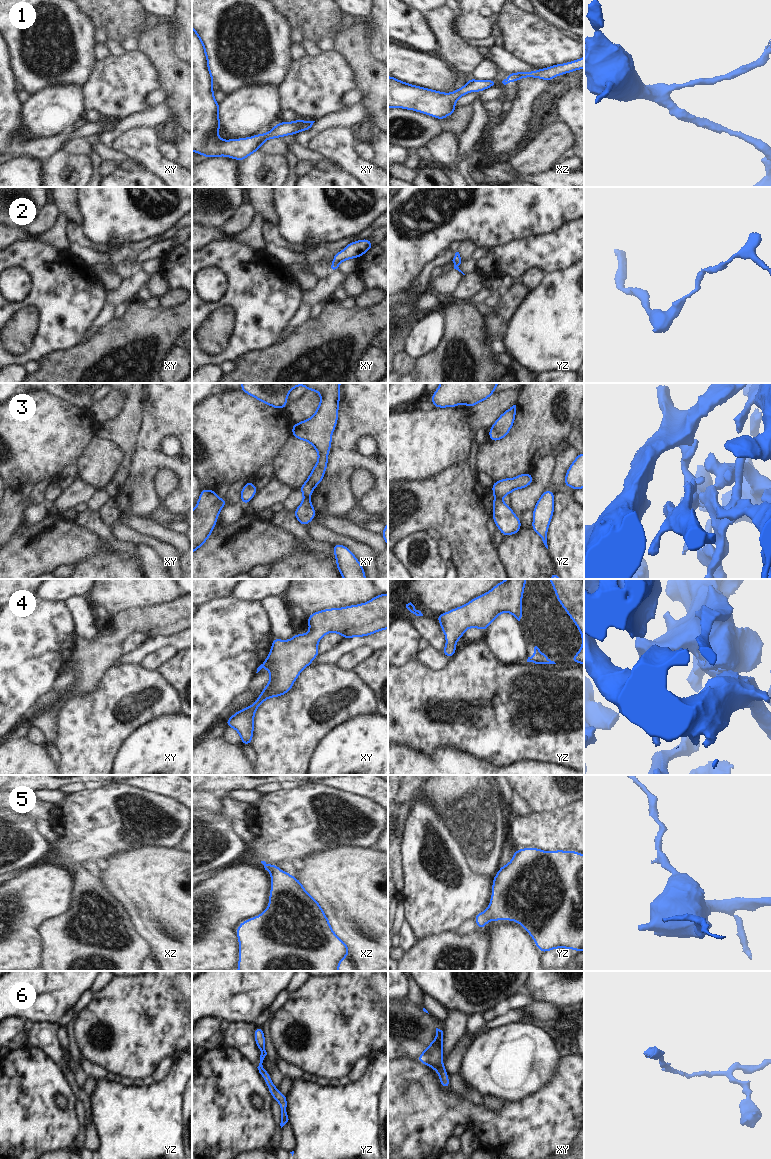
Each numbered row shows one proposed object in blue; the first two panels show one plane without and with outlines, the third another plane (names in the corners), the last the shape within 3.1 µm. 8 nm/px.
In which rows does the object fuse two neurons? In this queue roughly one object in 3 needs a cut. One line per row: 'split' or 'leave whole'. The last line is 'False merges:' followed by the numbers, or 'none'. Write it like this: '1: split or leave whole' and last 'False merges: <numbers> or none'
1: leave whole
2: leave whole
3: split
4: leave whole
5: leave whole
6: leave whole
False merges: 3

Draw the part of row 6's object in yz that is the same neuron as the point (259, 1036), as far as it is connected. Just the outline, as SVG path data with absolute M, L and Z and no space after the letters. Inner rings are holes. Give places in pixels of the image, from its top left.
M258 1027L255 1028L254 1030L254 1038L255 1038L255 1043L258 1046L260 1050L260 1063L259 1066L257 1067L259 1070L259 1073L263 1077L263 1080L266 1082L267 1087L269 1089L270 1094L273 1097L273 1100L276 1100L279 1102L280 1108L281 1108L281 1123L280 1126L281 1128L288 1122L288 1115L287 1115L287 1097L286 1095L282 1094L274 1085L272 1082L272 1079L267 1072L267 1070L263 1067L262 1063L267 1055L267 1052L265 1050L265 1035L263 1032L263 1027Z

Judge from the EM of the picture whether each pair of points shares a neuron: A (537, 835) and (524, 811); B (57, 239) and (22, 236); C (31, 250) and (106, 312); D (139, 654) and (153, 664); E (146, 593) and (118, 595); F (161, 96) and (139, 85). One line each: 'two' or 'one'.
A: two
B: one
C: two
D: two
E: one
F: two

